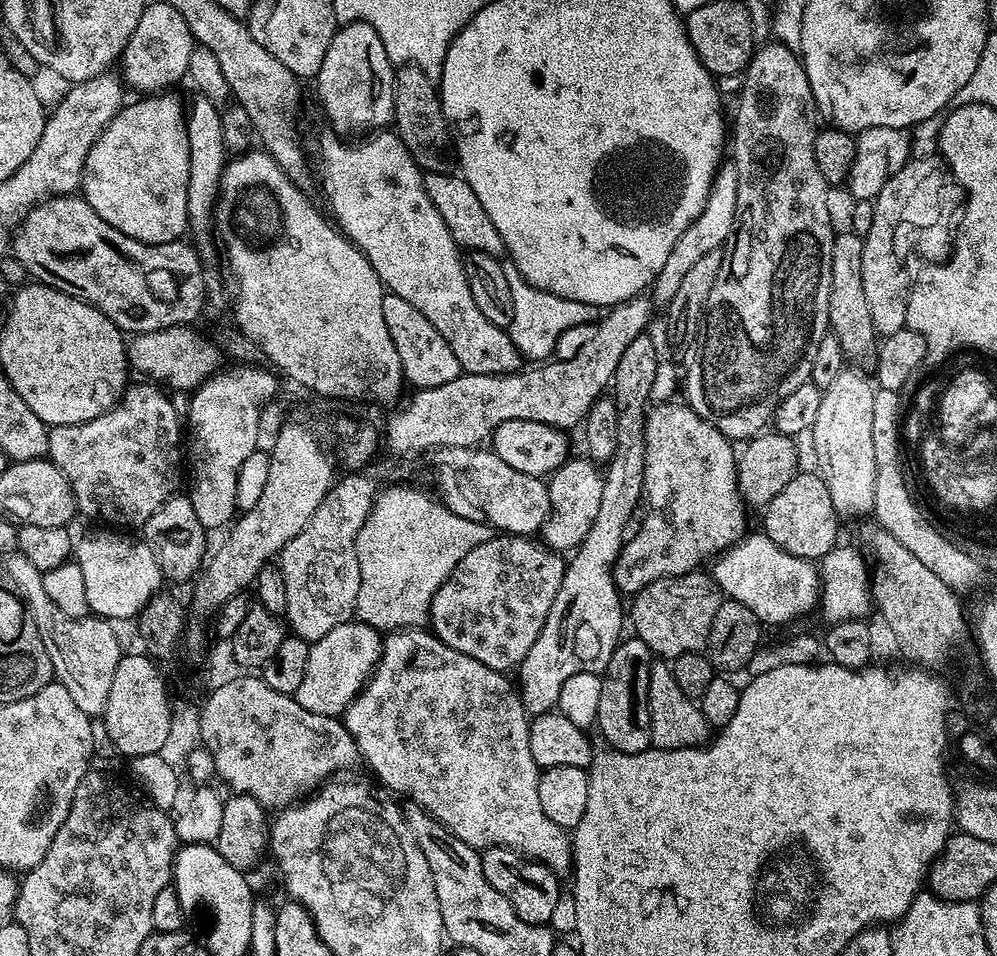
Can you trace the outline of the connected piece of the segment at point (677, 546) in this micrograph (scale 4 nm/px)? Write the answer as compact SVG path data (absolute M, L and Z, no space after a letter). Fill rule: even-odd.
M687 403L660 404L655 408L656 405L647 413L644 421L646 454L642 500L646 508L648 504L648 513L645 514L640 529L636 533L633 531L625 539L624 549L620 551L616 565L612 567L612 580L622 594L641 592L647 584L662 576L687 576L699 569L703 560L711 561L730 545L743 540L746 535L746 505L736 486L738 452L733 441L710 426L710 422L702 419Z

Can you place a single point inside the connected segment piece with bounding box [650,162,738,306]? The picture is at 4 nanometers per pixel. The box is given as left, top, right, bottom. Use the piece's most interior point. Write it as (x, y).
(711, 231)

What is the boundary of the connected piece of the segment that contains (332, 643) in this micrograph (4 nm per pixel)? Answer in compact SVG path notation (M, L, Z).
M359 619L334 626L330 634L322 634L322 638L311 641L310 662L306 662L306 674L296 691L296 701L314 714L339 717L372 677L372 669L380 661L381 647L381 633L360 623Z

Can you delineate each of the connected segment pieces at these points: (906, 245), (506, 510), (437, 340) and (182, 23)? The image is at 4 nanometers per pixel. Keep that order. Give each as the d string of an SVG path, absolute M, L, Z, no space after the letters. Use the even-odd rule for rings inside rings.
M940 158L909 159L908 163L902 166L902 170L898 170L898 174L894 174L888 179L886 186L882 186L882 190L874 201L874 226L870 226L870 234L864 236L864 249L862 250L862 286L866 289L866 302L870 305L870 318L874 318L874 326L881 337L889 336L898 330L902 330L908 322L908 293L912 287L913 277L911 275L908 276L908 264L900 257L900 248L908 256L921 256L924 262L943 262L947 260L951 256L954 247L953 224L957 219L958 213L961 211L965 199L964 187L957 182L954 174L948 169L948 165Z
M488 446L440 450L440 464L456 468L456 472L460 472L460 476L472 484L472 492L476 492L480 508L492 516L493 529L504 534L527 537L543 529L544 519L551 513L552 503L548 497L548 485L541 477L522 474L506 466L506 462L502 462L502 458L498 458L498 454L494 454Z
M385 294L382 298L382 318L386 318L386 330L394 342L394 350L398 350L407 383L413 389L442 386L462 375L458 358L454 358L454 350L450 350L446 338L442 338L442 334L438 334L438 330L434 330L432 323L427 320L426 314L414 310L410 302Z
M167 2L149 3L138 22L138 30L130 34L130 42L124 48L123 57L118 64L123 83L131 91L133 88L136 94L156 94L171 89L168 88L171 84L187 77L193 47L190 26L186 26L186 18L182 18L174 6Z

